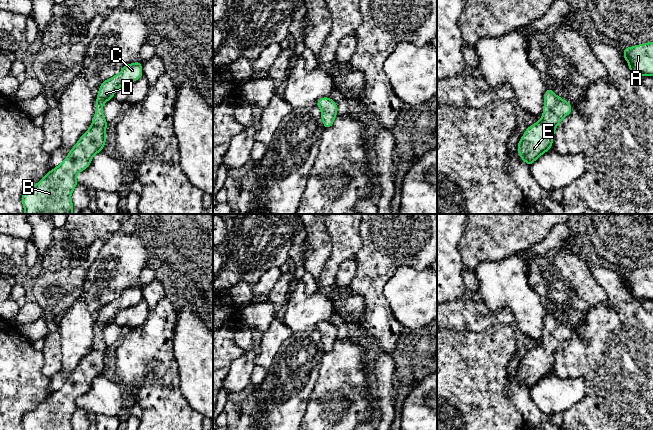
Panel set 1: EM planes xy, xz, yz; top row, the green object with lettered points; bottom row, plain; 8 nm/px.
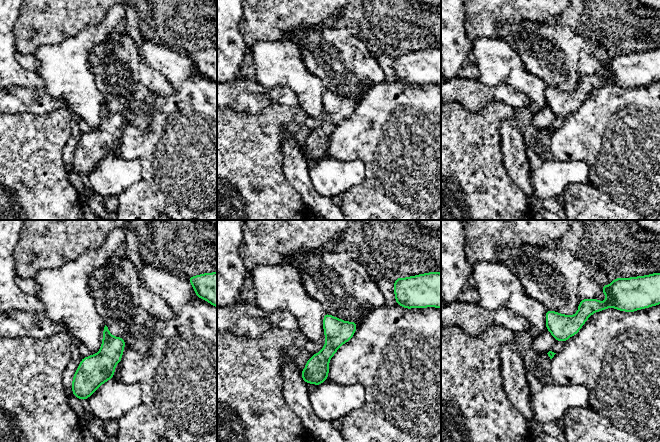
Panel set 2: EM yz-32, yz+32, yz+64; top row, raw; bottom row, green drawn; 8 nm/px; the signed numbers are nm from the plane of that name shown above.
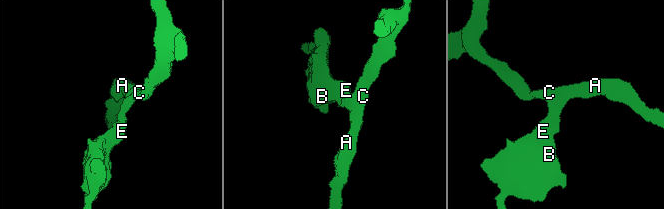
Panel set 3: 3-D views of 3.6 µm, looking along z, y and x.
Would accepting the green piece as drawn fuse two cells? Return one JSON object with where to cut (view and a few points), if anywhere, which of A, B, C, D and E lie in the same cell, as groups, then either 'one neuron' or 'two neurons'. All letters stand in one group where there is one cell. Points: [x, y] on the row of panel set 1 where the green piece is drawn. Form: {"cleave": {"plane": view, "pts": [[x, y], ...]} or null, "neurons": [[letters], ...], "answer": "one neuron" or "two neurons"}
{"cleave": null, "neurons": [["A", "B", "C", "D", "E"]], "answer": "one neuron"}

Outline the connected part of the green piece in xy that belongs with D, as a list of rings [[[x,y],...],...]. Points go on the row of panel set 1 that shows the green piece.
[[[135,62],[127,64],[117,75],[101,83],[90,128],[60,165],[23,192],[24,214],[73,214],[71,194],[78,185],[76,176],[89,167],[93,156],[103,150],[106,142],[108,123],[103,116],[102,106],[114,97],[118,88],[135,82],[141,76],[142,64]]]

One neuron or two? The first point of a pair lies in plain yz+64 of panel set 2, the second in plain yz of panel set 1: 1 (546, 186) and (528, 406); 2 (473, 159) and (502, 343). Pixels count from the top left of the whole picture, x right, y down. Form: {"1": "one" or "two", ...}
{"1": "two", "2": "one"}

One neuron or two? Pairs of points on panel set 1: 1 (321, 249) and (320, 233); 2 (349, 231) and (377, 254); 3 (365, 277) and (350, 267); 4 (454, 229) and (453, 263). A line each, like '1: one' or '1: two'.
1: one
2: two
3: two
4: one

